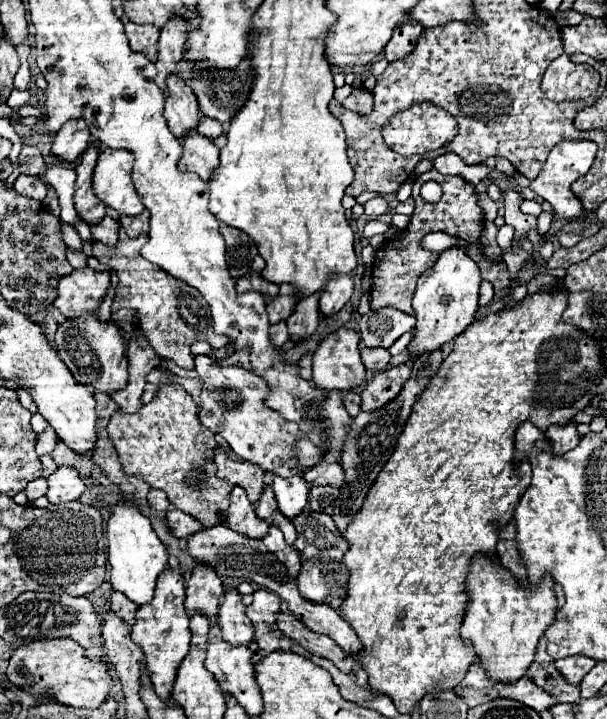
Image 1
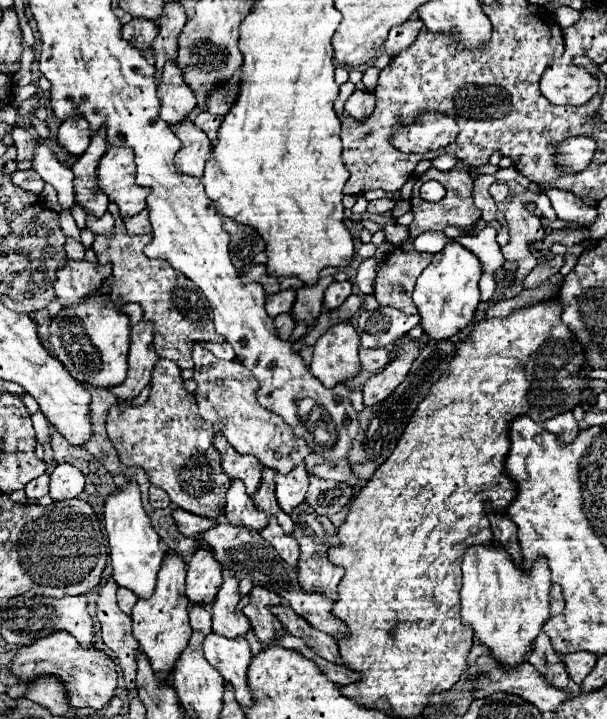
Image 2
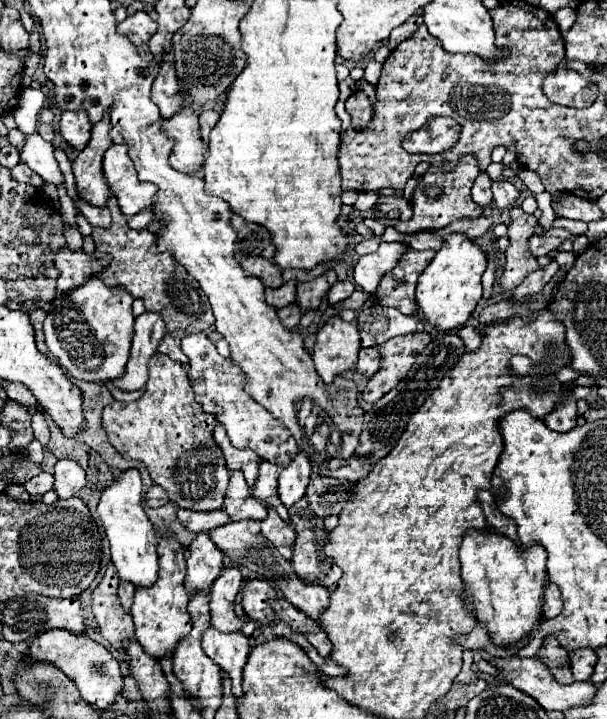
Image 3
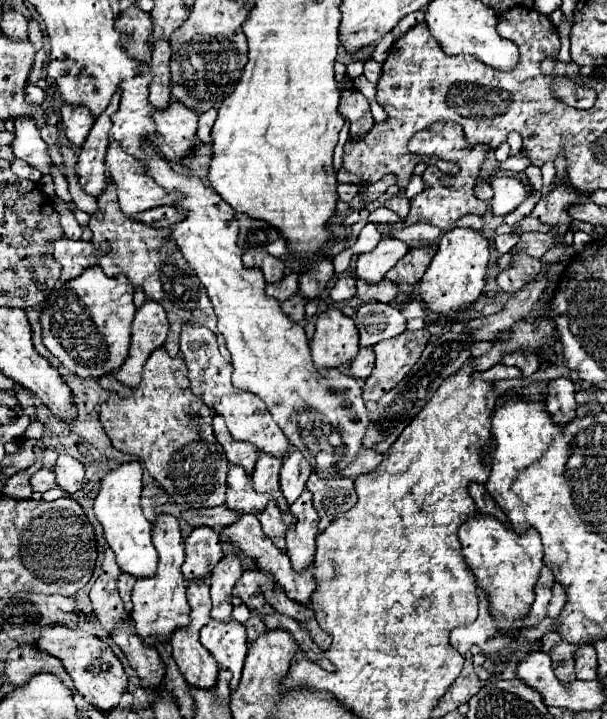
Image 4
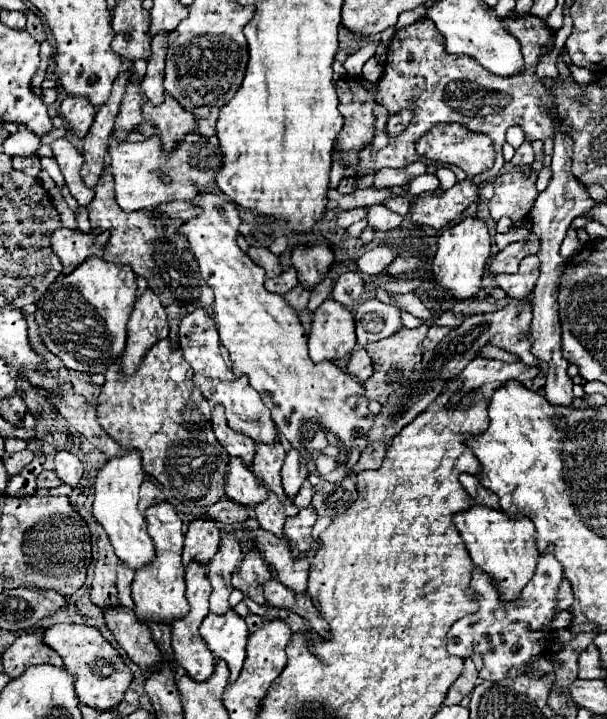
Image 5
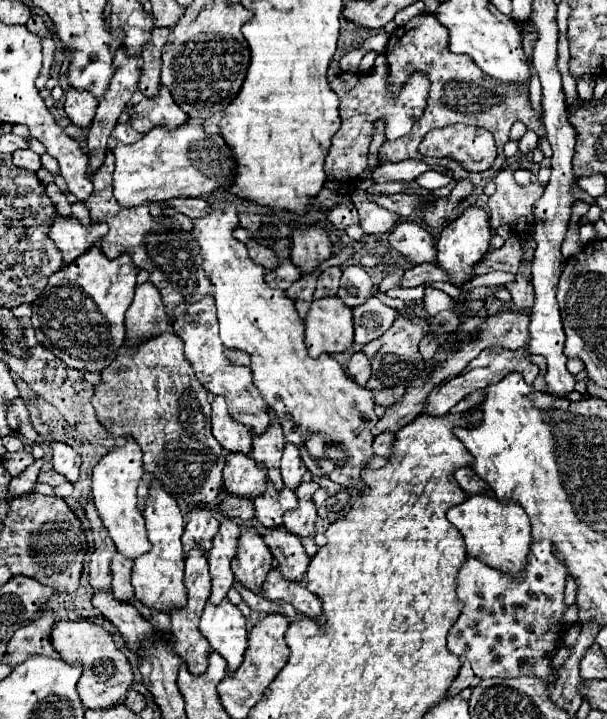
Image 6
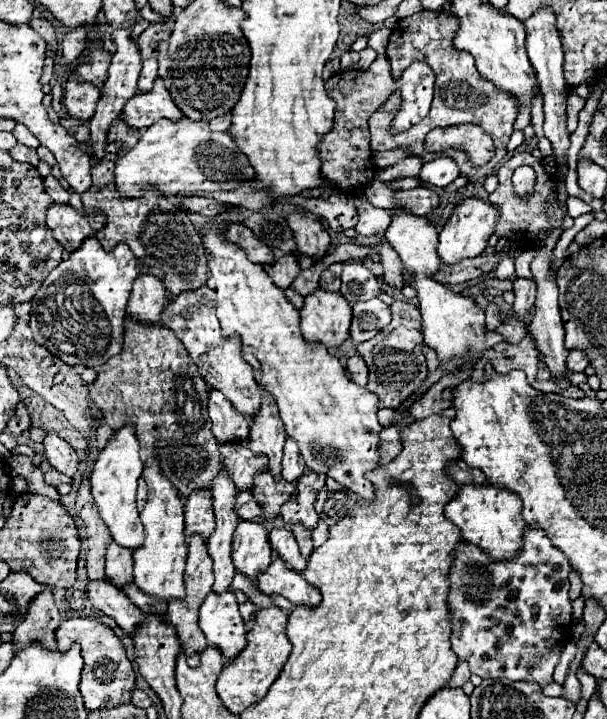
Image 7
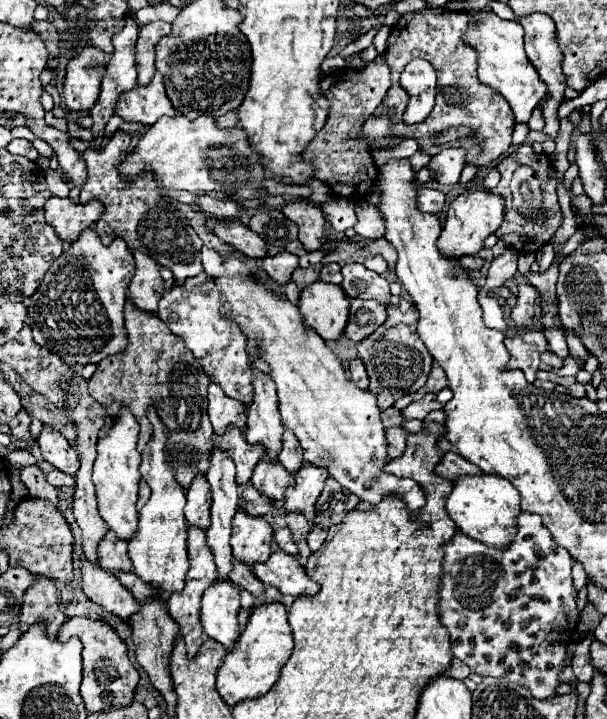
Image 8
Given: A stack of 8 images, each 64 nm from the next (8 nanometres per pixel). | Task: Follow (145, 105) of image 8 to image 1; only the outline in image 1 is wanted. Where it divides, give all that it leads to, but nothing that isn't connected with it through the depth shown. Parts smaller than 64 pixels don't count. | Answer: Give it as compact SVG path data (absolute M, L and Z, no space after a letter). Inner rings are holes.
M190 132L184 138L184 156L178 164L180 172L194 172L204 182L210 180L212 172L218 168L218 148L212 140L200 136L198 132Z

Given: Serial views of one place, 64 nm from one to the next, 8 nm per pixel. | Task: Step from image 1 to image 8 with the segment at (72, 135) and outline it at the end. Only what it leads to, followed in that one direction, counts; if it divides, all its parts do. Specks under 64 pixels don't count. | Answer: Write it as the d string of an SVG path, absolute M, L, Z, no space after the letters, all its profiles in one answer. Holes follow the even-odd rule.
M94 46L82 48L66 68L64 102L72 112L88 112L100 94L100 80L106 68L106 54Z

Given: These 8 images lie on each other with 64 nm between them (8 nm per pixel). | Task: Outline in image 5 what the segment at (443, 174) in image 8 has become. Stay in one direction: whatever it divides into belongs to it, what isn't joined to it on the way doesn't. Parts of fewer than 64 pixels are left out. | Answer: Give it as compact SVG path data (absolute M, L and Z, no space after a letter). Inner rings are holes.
M422 174L422 176L416 176L410 180L408 184L408 194L412 196L418 196L418 194L424 194L424 192L430 192L430 190L436 190L440 186L438 178L432 176L432 174Z

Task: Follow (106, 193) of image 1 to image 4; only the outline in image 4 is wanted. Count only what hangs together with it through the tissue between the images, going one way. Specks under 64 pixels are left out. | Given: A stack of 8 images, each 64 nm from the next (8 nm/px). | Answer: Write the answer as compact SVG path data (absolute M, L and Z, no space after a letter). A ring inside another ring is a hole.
M116 140L108 146L106 166L110 180L118 190L120 208L126 216L156 206L166 206L176 200L176 196L168 196L160 186L156 186L150 176L144 176L144 168L140 168L130 154L120 150L120 144L116 144Z

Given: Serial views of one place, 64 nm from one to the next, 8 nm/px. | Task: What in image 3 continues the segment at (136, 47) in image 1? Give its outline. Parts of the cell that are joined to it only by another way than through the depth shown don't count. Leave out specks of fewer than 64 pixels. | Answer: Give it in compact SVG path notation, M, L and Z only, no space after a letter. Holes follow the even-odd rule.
M136 12L118 24L118 32L122 36L126 36L138 48L148 44L148 40L156 32L156 28L158 28L158 24L146 12Z

